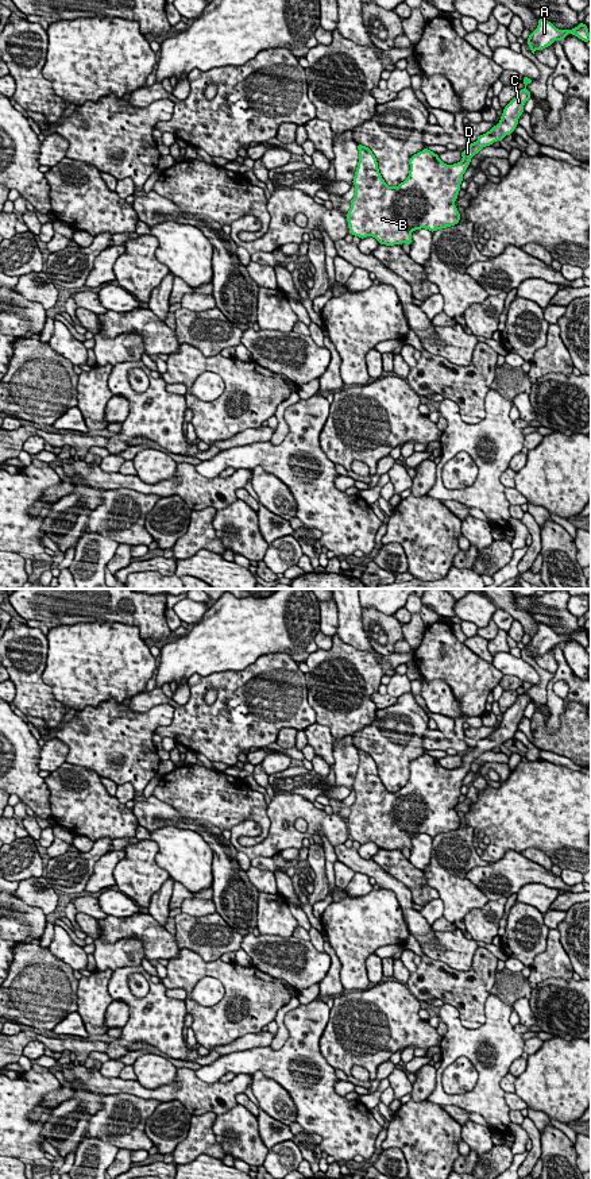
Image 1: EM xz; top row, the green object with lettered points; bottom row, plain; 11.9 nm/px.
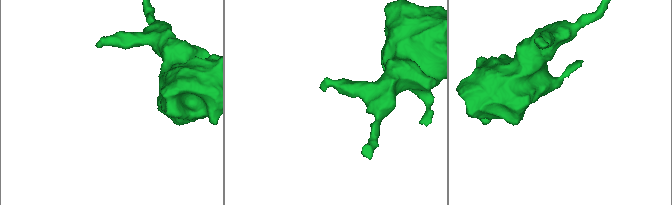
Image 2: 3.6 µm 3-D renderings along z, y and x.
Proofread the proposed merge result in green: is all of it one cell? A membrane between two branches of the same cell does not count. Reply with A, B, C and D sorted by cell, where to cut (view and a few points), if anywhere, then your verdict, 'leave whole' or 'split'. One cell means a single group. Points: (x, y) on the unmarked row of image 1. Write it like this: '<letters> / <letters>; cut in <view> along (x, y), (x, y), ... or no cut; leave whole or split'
A B C D; no cut; leave whole

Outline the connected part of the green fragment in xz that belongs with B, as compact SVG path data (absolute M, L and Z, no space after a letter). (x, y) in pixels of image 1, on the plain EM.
M524 682L522 687L525 693L518 696L515 702L503 713L499 728L486 739L479 740L476 747L461 756L463 764L460 767L447 770L439 763L439 759L425 752L422 756L410 762L409 781L398 791L389 791L385 787L372 756L363 750L358 750L359 767L352 785L355 802L349 806L351 813L347 818L349 837L360 844L372 841L379 849L402 851L403 848L413 848L412 837L416 835L425 833L434 837L457 829L460 827L460 817L455 806L461 794L463 779L470 771L471 763L483 752L491 751L497 745L503 745L506 740L514 737L518 731L518 724L524 718L524 710L532 702L526 690L533 687L533 685Z

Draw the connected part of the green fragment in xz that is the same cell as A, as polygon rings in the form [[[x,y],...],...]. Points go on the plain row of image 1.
[[[538,624],[537,633],[528,643],[528,651],[534,659],[536,655],[544,655],[545,652],[551,651],[555,646],[563,646],[568,639],[578,641],[583,647],[591,646],[588,633],[582,627],[578,632],[572,635],[559,635],[551,627],[545,624]]]

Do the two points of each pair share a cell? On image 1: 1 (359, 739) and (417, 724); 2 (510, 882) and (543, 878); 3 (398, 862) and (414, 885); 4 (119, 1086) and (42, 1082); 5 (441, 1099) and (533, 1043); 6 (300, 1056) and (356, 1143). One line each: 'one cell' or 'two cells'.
1: one cell
2: one cell
3: one cell
4: two cells
5: two cells
6: one cell

